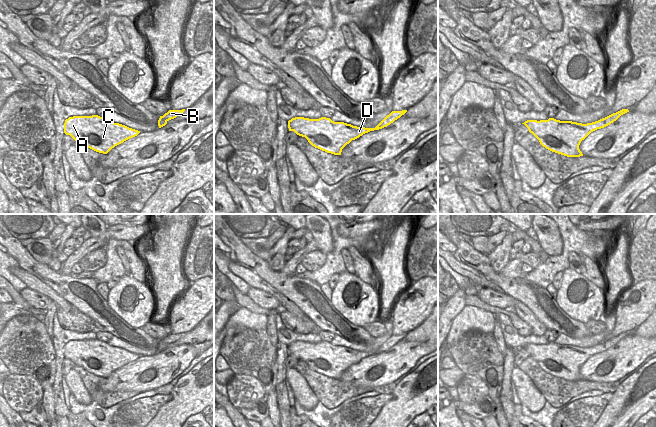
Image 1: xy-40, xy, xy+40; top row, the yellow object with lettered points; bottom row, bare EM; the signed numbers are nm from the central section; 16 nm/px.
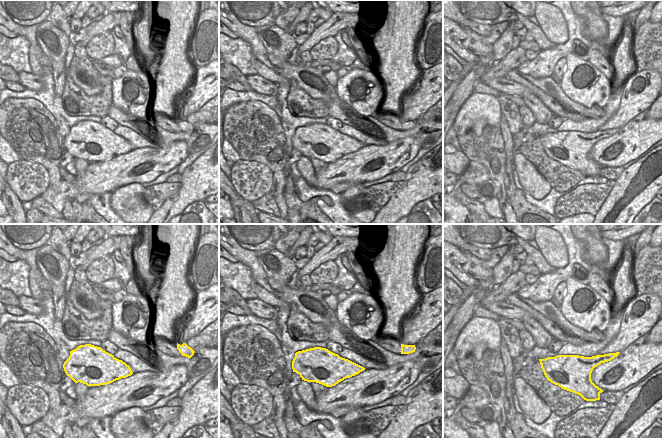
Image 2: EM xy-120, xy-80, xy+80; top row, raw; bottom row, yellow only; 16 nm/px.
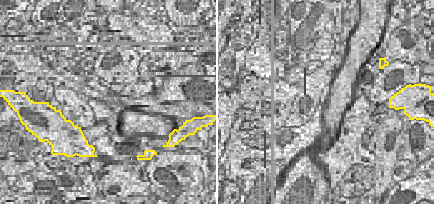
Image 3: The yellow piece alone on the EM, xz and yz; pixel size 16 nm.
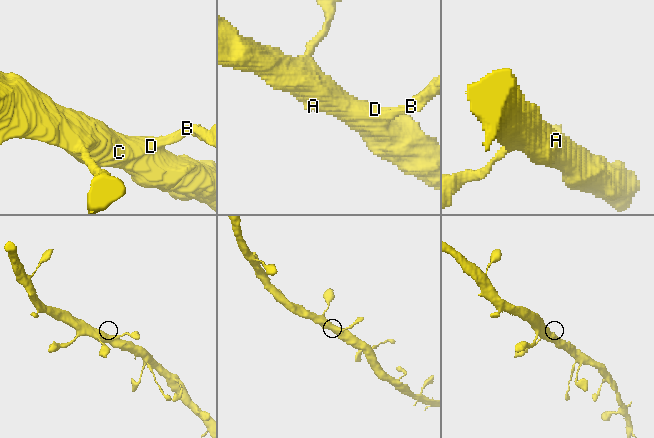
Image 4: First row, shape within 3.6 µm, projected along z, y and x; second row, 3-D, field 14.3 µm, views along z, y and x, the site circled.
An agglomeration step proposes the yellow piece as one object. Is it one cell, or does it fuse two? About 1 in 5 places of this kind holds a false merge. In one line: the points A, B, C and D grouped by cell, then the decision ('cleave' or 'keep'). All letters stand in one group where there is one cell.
A B C D; keep

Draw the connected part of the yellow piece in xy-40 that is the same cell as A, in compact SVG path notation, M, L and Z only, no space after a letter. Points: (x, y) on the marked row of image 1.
M92 115L69 117L64 123L64 133L96 152L107 154L115 146L137 136L140 131Z

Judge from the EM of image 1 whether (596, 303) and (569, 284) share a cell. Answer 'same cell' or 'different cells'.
same cell

